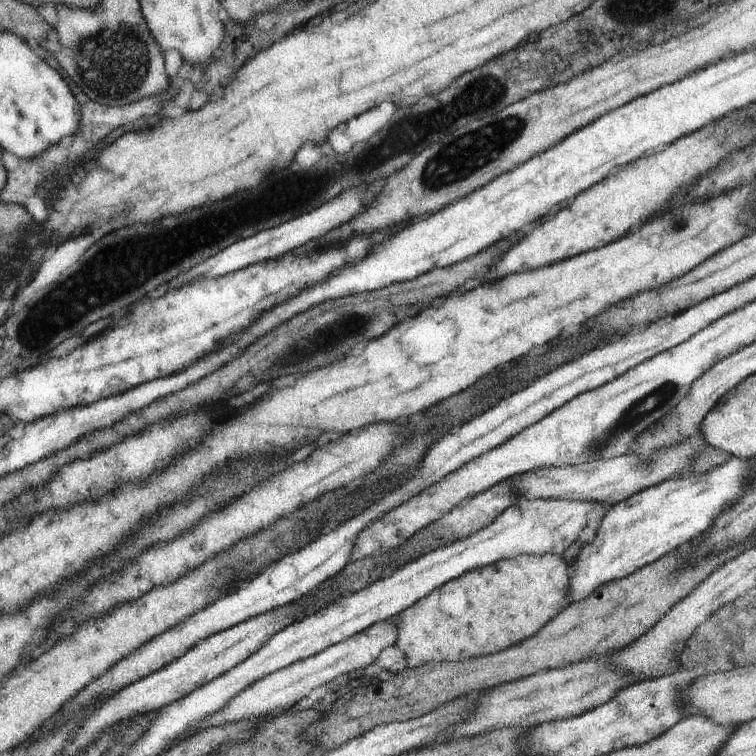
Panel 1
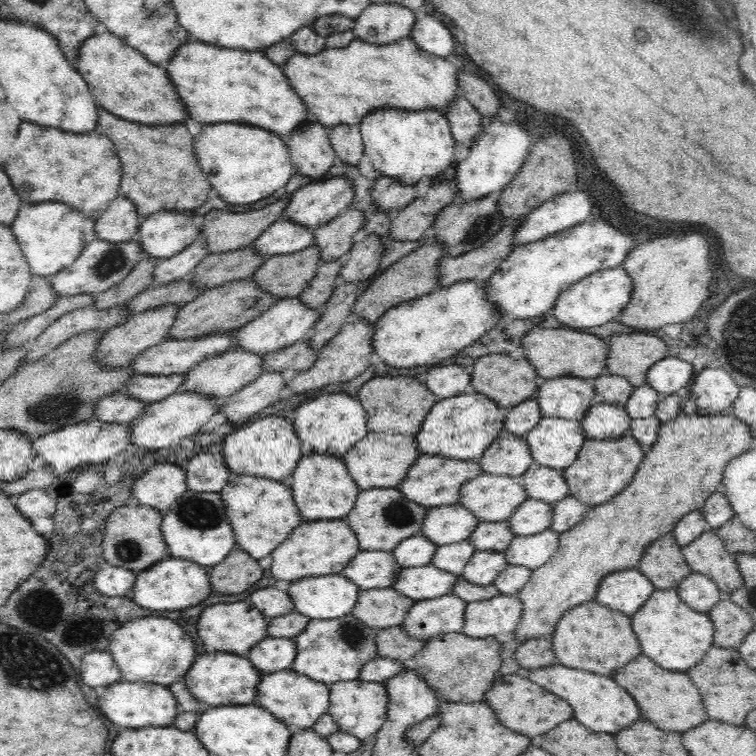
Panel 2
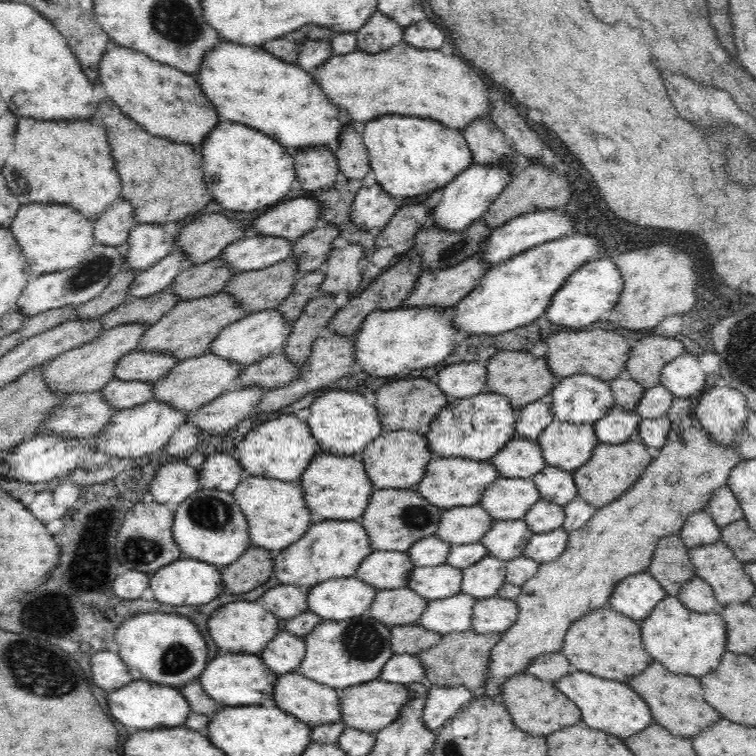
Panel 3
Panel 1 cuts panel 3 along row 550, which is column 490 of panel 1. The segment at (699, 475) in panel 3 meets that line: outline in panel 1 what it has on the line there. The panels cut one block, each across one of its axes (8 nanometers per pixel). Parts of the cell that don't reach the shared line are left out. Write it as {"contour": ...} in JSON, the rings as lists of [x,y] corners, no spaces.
{"contour":[[[554,553],[516,555],[511,559],[500,559],[486,566],[469,570],[439,586],[397,614],[395,644],[406,655],[408,669],[429,662],[463,661],[464,658],[496,654],[538,633],[566,606],[565,598],[570,574],[570,566],[561,555]]]}

